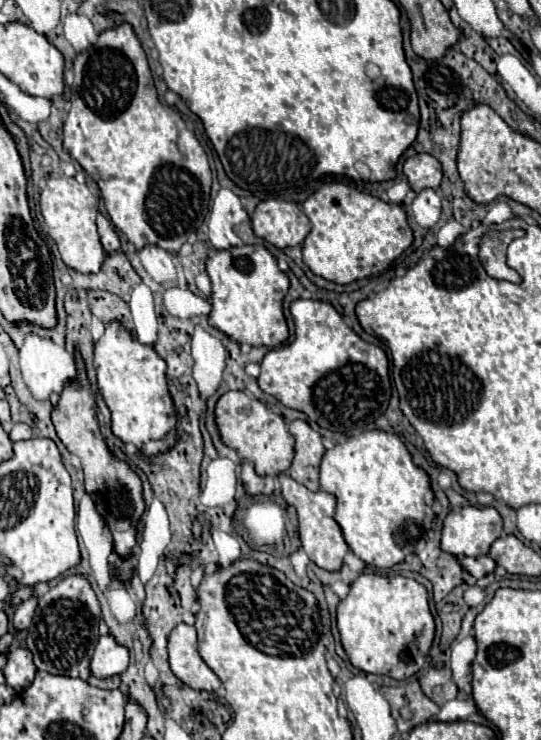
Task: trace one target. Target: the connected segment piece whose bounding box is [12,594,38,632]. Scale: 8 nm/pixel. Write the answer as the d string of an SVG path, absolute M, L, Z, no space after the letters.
M38 594L30 596L26 602L22 602L16 612L14 612L14 618L12 618L12 626L16 632L22 632L30 626L32 622L32 616L34 616L34 610L36 610L36 602L38 602Z

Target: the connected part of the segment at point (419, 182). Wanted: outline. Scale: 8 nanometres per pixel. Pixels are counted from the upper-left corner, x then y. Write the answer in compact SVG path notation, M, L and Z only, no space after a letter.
M416 154L412 158L406 158L404 176L408 178L414 192L420 192L424 188L438 188L442 182L442 166L430 154Z

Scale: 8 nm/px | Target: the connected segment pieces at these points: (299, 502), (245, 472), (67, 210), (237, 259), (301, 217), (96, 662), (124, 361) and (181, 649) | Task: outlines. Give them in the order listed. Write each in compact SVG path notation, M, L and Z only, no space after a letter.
M278 474L276 480L282 486L282 498L292 504L298 512L298 532L300 532L300 540L302 540L302 548L304 552L310 556L310 560L324 568L324 570L340 570L344 556L350 552L340 526L334 520L334 510L336 510L336 498L328 492L312 492L306 486L302 486L300 482L296 482L294 478L290 478L288 474Z
M242 462L242 472L240 472L242 484L246 494L250 496L270 496L274 492L274 478L272 476L258 476L254 472L252 462Z
M66 176L48 178L40 192L40 212L44 216L50 238L58 246L62 262L82 274L98 272L104 260L104 250L96 232L98 198L88 190L88 186Z
M236 246L212 252L206 262L210 276L212 310L208 324L224 332L230 340L248 346L276 348L288 338L286 318L282 314L282 300L288 292L288 278L278 270L276 258L264 246Z
M269 198L252 212L252 230L276 248L298 246L310 232L310 220L294 202Z
M110 634L98 640L94 656L90 660L90 672L96 678L110 678L122 674L128 666L128 650L120 646Z
M108 322L104 336L94 342L96 380L102 398L112 412L112 432L122 442L134 444L146 456L174 446L176 410L168 392L166 362L152 346L142 346L120 322Z
M178 624L170 632L168 662L174 676L190 688L218 692L222 686L220 678L206 666L206 662L198 654L198 638L194 626Z

